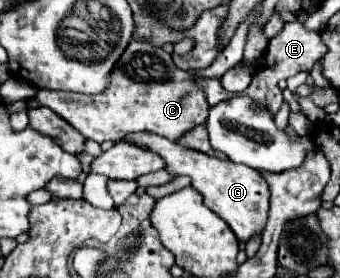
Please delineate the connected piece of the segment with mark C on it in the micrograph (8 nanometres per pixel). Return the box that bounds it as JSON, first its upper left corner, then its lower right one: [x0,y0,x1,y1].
[35,39,209,143]

